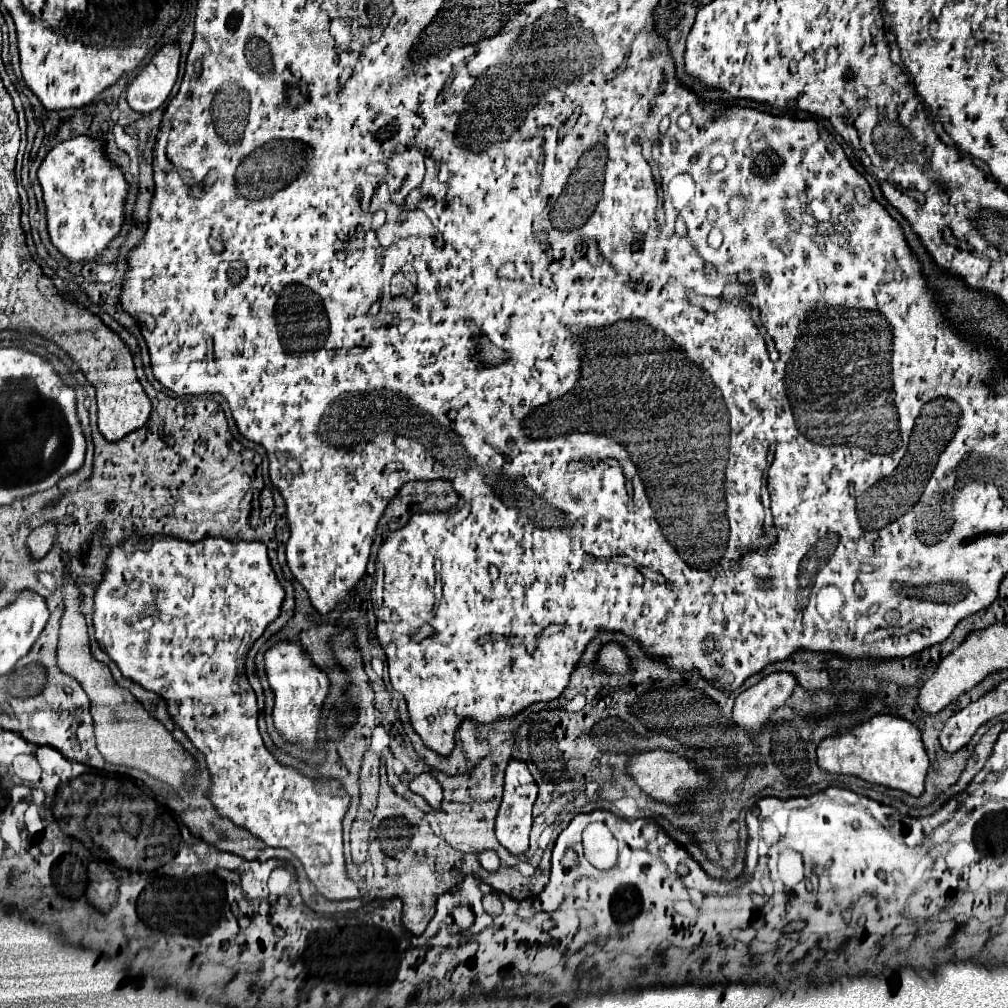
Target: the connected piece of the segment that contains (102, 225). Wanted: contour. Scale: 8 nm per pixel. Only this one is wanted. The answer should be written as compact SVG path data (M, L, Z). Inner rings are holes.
M75 137L53 147L39 167L39 183L47 205L47 229L53 245L69 259L89 263L109 245L123 225L125 177L107 159L101 141Z

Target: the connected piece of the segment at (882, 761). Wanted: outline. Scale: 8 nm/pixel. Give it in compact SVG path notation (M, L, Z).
M877 715L855 729L823 739L817 747L817 763L829 773L853 775L875 785L905 791L913 797L923 793L925 775L929 769L929 757L925 753L919 729L913 723L893 715Z

